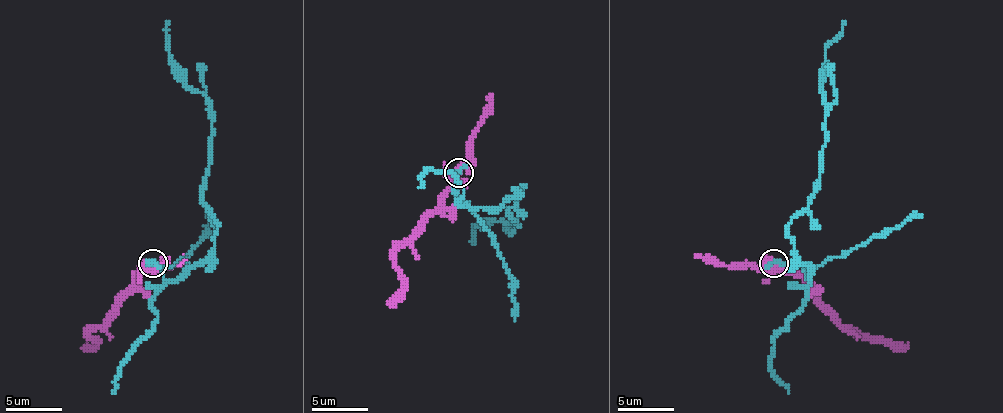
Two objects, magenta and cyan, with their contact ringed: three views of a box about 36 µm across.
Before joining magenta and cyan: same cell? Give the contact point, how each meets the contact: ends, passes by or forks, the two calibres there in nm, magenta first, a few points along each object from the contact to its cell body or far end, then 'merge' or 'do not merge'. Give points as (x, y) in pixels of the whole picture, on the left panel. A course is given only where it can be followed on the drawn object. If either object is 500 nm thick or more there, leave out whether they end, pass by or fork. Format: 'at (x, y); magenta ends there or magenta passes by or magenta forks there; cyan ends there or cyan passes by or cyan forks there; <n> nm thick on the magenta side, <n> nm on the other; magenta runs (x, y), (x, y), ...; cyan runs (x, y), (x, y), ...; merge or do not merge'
at (153, 263); magenta forks there; cyan ends there; 360 nm thick on the magenta side, 300 nm on the other; magenta runs (152, 265), (141, 271), (112, 314), (89, 334), (95, 342), (84, 348); cyan runs (152, 263), (177, 282), (217, 234), (203, 192), (212, 104), (183, 84), (169, 21); do not merge

